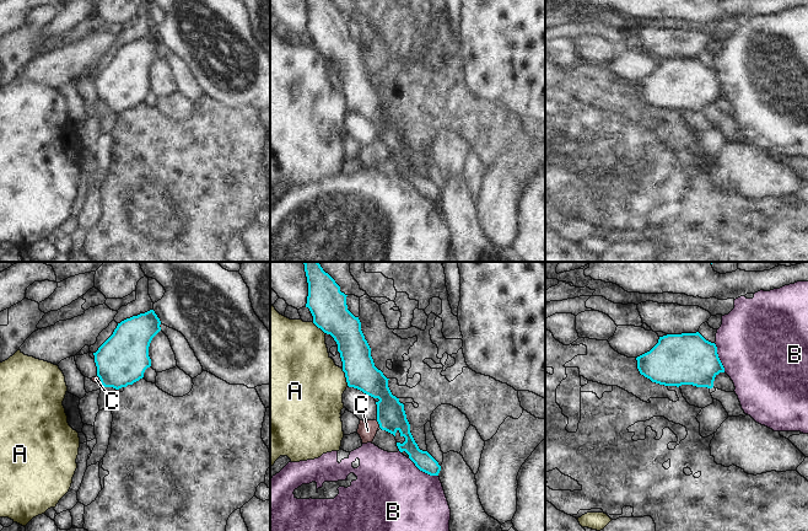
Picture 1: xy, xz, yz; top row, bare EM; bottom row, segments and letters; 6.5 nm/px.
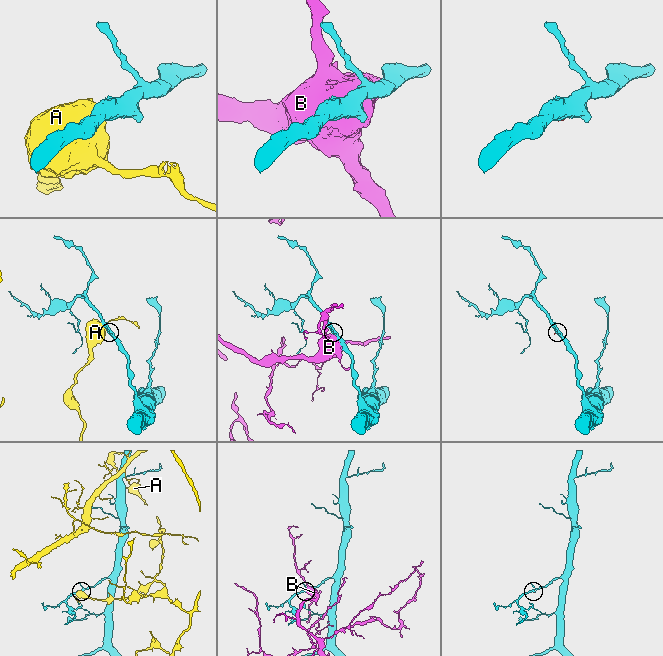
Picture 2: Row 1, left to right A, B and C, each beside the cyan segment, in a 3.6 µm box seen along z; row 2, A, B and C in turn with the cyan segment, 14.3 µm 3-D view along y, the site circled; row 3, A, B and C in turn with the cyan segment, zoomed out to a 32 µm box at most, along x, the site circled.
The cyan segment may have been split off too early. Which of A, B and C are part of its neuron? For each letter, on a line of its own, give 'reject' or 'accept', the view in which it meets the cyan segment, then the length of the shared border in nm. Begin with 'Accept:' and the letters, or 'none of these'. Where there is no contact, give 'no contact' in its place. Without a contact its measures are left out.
Accept: none of these
A: reject; contact in xz; length 120 nm
B: reject; contact in xz; length 220 nm
C: reject; contact in xz; length 50 nm

